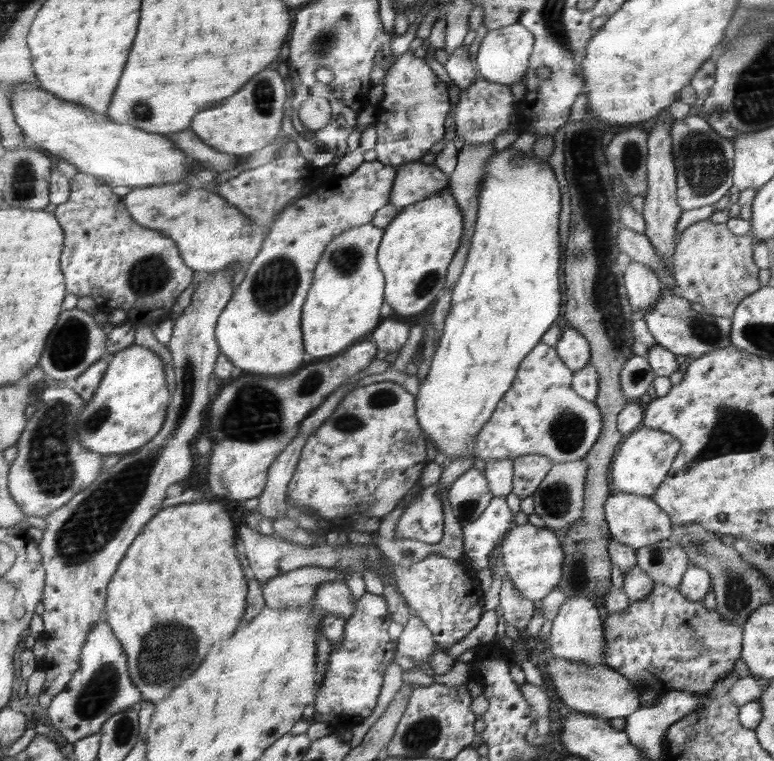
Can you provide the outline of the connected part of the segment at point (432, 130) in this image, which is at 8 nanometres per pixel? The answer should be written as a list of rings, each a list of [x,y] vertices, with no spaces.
[[[411,49],[398,57],[386,71],[383,86],[385,94],[378,106],[378,120],[374,124],[377,143],[373,149],[377,159],[393,167],[416,161],[427,154],[434,144],[444,139],[444,122],[450,108],[446,86],[422,58],[412,56]]]

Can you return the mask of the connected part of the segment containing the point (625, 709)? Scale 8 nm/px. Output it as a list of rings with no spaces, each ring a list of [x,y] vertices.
[[[554,657],[547,664],[548,676],[558,698],[572,711],[589,713],[610,720],[625,718],[640,708],[640,690],[618,670],[606,665],[581,665],[574,661]]]

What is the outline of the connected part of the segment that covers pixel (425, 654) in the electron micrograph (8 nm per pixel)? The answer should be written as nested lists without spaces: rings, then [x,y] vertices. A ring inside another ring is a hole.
[[[412,616],[400,633],[398,649],[400,656],[408,656],[418,662],[428,662],[436,648],[435,640],[422,619]]]

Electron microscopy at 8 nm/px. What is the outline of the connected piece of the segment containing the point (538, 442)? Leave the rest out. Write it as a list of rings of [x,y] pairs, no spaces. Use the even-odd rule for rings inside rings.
[[[539,342],[528,362],[520,367],[516,386],[507,390],[504,402],[492,413],[490,420],[480,430],[475,444],[475,455],[484,462],[502,461],[523,457],[525,454],[544,454],[554,463],[574,462],[584,459],[595,442],[602,436],[603,415],[595,401],[581,396],[573,386],[572,370],[559,357],[558,351]]]

